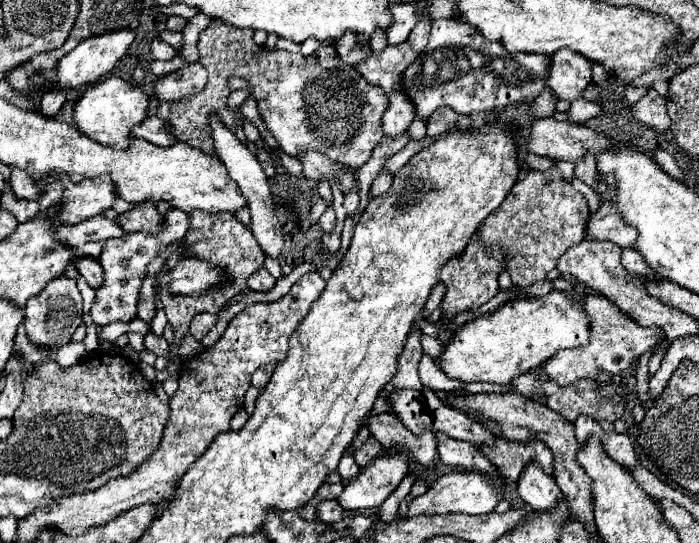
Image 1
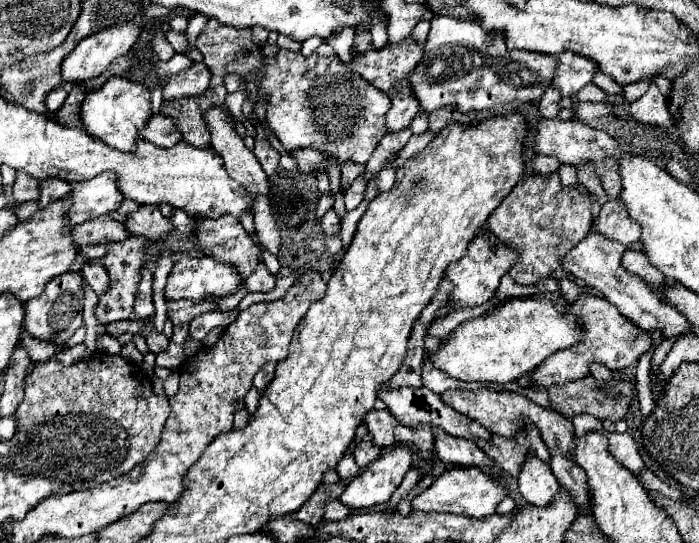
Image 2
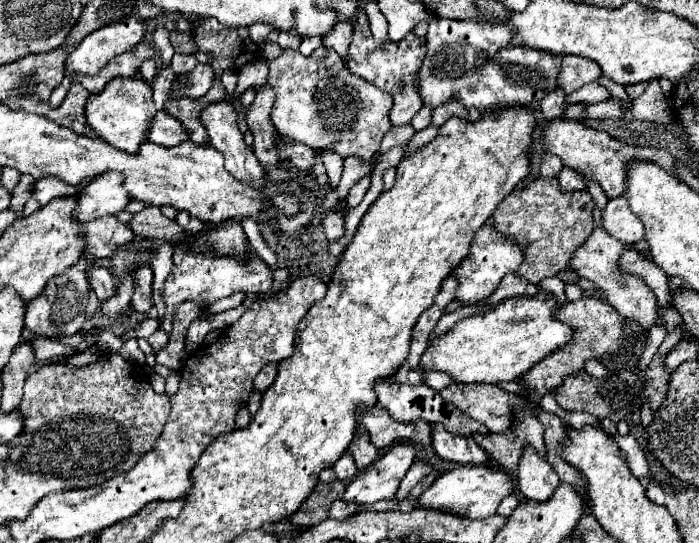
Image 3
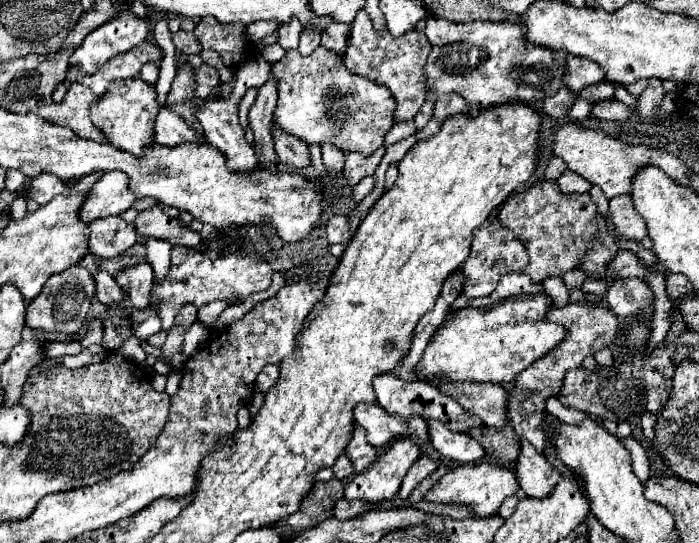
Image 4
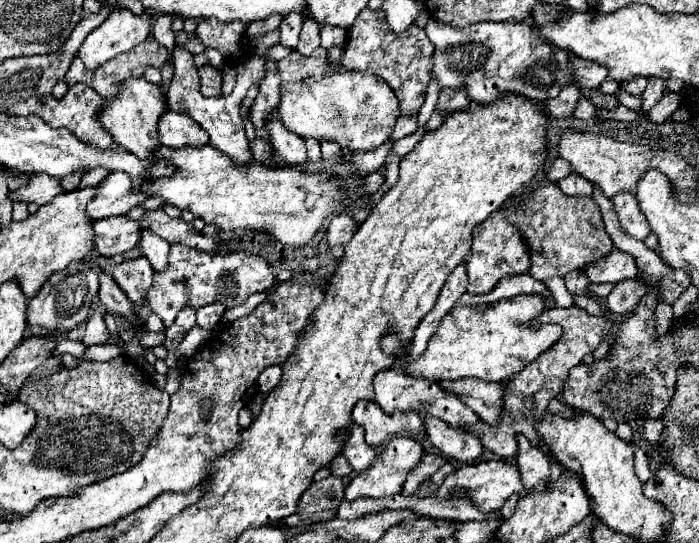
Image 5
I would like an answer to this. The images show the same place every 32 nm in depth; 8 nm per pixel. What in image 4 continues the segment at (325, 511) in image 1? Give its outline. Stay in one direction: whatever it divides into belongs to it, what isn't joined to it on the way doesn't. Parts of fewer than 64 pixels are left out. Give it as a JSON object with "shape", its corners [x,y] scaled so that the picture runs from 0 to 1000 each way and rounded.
{"shape":[[[484,921],[478,928],[475,950],[484,954],[484,958],[495,958],[495,954],[504,954],[504,950],[512,950],[512,947],[524,943],[526,936],[529,936],[529,928],[504,928],[498,921]]]}

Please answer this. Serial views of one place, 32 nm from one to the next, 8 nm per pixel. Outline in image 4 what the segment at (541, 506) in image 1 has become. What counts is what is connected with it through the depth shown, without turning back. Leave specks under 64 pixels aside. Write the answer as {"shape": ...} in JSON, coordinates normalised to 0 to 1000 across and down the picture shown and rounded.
{"shape":[[[750,814],[741,851],[738,851],[738,877],[744,899],[758,917],[778,917],[787,913],[795,891],[801,888],[801,873],[784,855],[778,836],[767,832],[758,814]]]}

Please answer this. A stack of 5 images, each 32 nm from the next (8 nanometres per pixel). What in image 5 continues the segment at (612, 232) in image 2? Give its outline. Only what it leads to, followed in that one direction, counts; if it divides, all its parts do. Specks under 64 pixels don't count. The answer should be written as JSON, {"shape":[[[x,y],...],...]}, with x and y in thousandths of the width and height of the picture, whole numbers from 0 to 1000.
{"shape":[[[898,354],[881,357],[876,365],[876,376],[878,376],[878,390],[884,398],[887,420],[898,435],[907,435],[910,442],[921,442],[930,431],[927,409],[921,405],[918,390],[910,383],[910,365],[904,365],[904,357],[898,357]]]}

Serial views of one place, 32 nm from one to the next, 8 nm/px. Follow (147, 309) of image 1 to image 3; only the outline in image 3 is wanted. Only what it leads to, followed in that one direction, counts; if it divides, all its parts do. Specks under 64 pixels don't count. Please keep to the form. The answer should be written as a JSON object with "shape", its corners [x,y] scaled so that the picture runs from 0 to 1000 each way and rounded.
{"shape":[[[215,486],[200,490],[200,501],[195,501],[195,545],[189,549],[189,567],[203,582],[215,582],[215,571],[217,571],[217,494]]]}

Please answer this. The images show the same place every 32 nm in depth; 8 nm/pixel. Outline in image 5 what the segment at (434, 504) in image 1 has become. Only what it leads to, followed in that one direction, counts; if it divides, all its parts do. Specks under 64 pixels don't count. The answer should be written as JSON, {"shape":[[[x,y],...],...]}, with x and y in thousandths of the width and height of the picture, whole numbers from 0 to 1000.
{"shape":[[[684,851],[684,855],[664,855],[658,862],[652,862],[647,873],[641,873],[632,888],[632,895],[624,902],[621,917],[629,921],[672,921],[687,943],[701,947],[701,943],[712,943],[718,936],[718,928],[724,924],[727,913],[747,906],[750,895],[744,891],[744,869],[738,862],[738,855],[730,851]]]}

